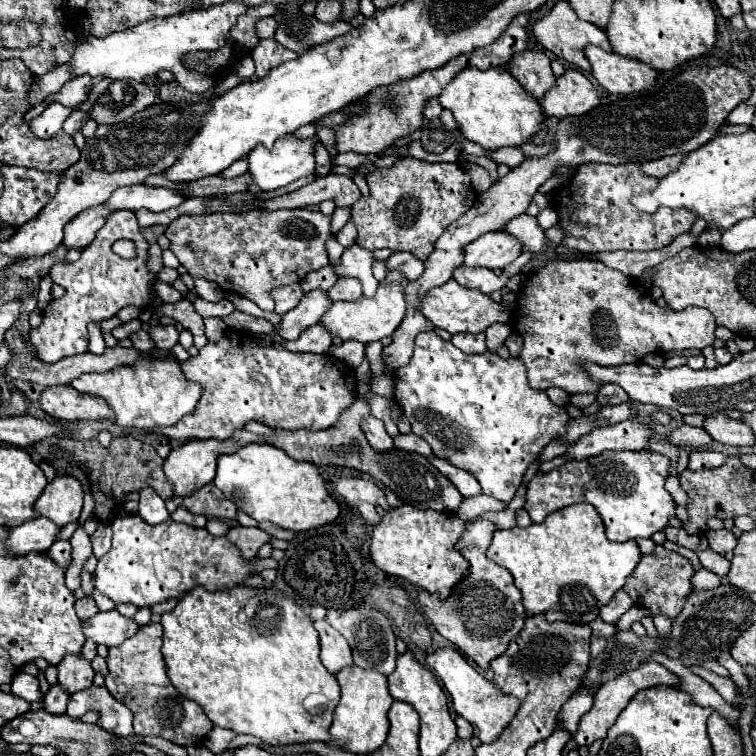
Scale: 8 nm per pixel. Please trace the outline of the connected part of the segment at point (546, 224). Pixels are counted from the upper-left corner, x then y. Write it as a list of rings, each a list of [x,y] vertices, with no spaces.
[[[543,209],[541,213],[539,213],[539,217],[537,217],[537,223],[543,227],[543,229],[549,229],[549,227],[553,227],[553,225],[557,225],[557,221],[559,221],[559,217],[557,217],[557,213],[553,211],[553,209]]]

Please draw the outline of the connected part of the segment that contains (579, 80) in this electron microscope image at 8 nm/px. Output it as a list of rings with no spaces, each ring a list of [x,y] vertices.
[[[567,69],[557,77],[555,85],[547,91],[541,101],[545,117],[585,115],[599,105],[599,97],[591,81],[579,69]]]

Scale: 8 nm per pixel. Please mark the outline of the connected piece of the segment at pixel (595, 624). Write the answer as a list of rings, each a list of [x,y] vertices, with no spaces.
[[[597,617],[595,621],[591,621],[589,625],[591,625],[591,629],[593,629],[593,637],[611,637],[611,635],[617,631],[617,625],[605,623],[605,621],[601,621],[599,617]]]

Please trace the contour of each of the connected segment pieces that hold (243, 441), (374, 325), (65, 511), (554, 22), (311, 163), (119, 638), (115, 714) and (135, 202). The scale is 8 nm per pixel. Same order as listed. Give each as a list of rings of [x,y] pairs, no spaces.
[[[241,429],[239,433],[235,433],[235,437],[231,437],[227,441],[219,441],[219,439],[189,441],[189,443],[181,445],[179,449],[171,451],[163,463],[163,471],[165,471],[165,475],[173,487],[173,493],[183,499],[183,497],[189,497],[191,493],[195,493],[197,489],[201,489],[203,485],[211,483],[216,475],[217,457],[223,454],[233,454],[249,443],[265,443],[265,441],[259,435],[253,435],[245,429]]]
[[[397,283],[381,285],[377,287],[377,293],[373,297],[359,297],[357,301],[337,301],[331,305],[331,309],[323,315],[321,325],[329,333],[337,333],[343,341],[357,339],[361,343],[379,341],[383,337],[393,335],[393,331],[401,325],[405,317],[405,293],[403,287]]]
[[[57,475],[47,483],[45,491],[35,503],[35,511],[49,517],[59,527],[77,521],[83,509],[83,485],[71,475]]]
[[[559,1],[549,11],[547,17],[543,17],[541,21],[537,21],[535,27],[533,27],[533,33],[535,33],[535,37],[539,39],[539,43],[545,49],[549,49],[559,59],[563,59],[567,63],[573,63],[575,67],[579,67],[579,69],[583,69],[587,73],[591,73],[589,61],[585,57],[585,47],[587,45],[597,45],[597,47],[601,47],[605,51],[611,51],[611,45],[609,45],[609,39],[607,39],[605,31],[599,29],[599,27],[595,27],[595,25],[591,25],[591,23],[587,23],[587,21],[583,21],[583,19],[579,19],[567,1]]]
[[[291,135],[291,137],[281,137],[279,141],[275,141],[271,149],[267,149],[265,145],[259,145],[255,151],[249,153],[249,173],[253,175],[255,183],[263,191],[275,191],[279,187],[293,183],[299,177],[311,175],[315,173],[315,143],[317,141],[319,141],[317,135],[309,139],[297,139],[295,135]]]
[[[107,611],[107,613],[97,613],[93,619],[83,623],[83,633],[85,637],[93,639],[95,643],[103,643],[107,647],[121,645],[125,639],[133,637],[141,625],[135,619],[123,617],[119,611]]]
[[[87,687],[79,693],[73,693],[69,697],[67,705],[67,715],[73,719],[79,719],[87,711],[97,711],[99,719],[97,725],[101,726],[107,733],[117,735],[117,737],[135,737],[133,731],[133,715],[131,711],[115,701],[105,687]]]
[[[131,185],[117,189],[107,205],[115,209],[129,209],[137,211],[141,207],[151,209],[151,211],[167,211],[171,207],[177,207],[185,201],[187,197],[165,187],[149,187],[149,185]]]

